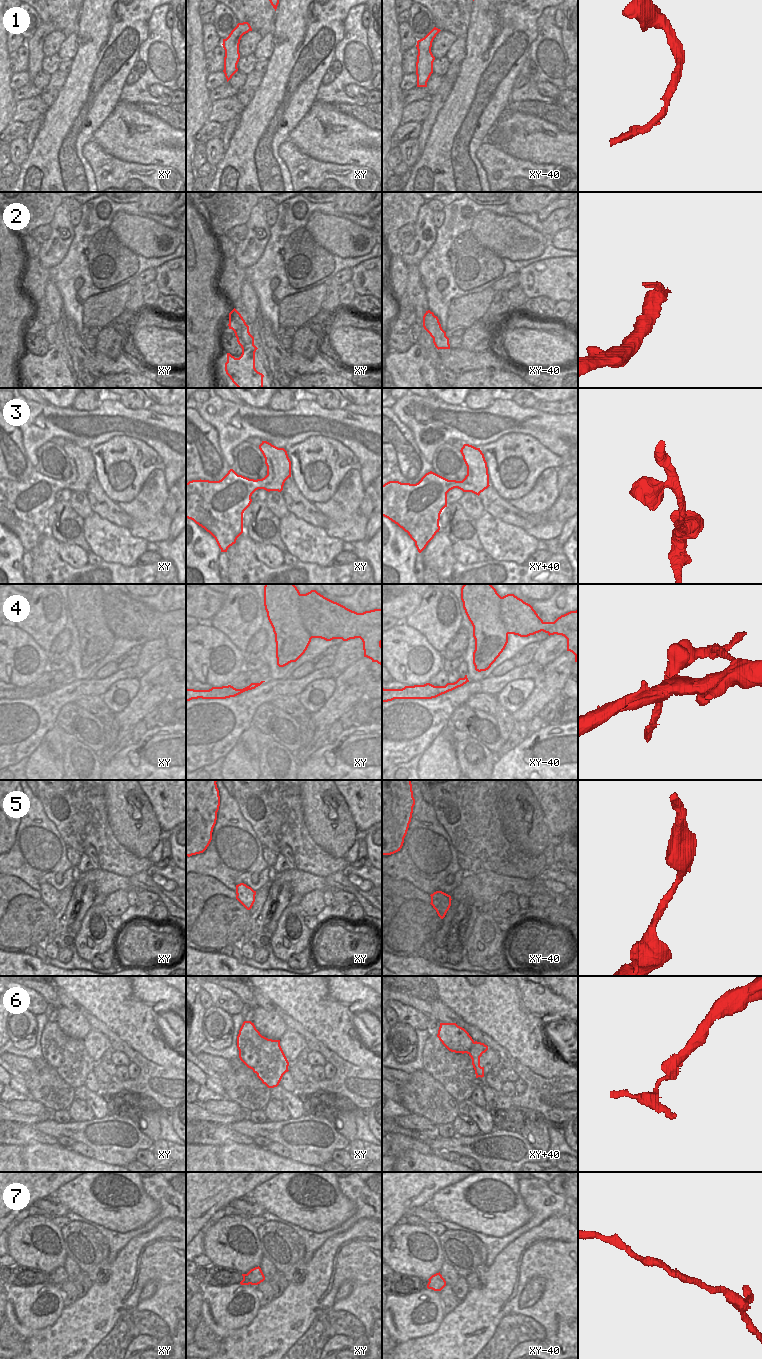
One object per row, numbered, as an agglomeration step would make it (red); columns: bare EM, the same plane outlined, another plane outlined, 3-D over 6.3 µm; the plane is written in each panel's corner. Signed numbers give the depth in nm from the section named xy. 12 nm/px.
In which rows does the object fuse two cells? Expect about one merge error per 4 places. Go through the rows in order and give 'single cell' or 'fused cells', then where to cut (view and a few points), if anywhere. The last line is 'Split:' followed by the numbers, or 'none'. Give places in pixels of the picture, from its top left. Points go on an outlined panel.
1: single cell; no cut
2: single cell; no cut
3: single cell; no cut
4: fused cells; cut in xy along (300, 594), (300, 619), (312, 637)
5: single cell; no cut
6: fused cells; cut in xy along (251, 1023), (251, 1030), (256, 1035), (264, 1037)
7: single cell; no cut
Split: 4, 6

